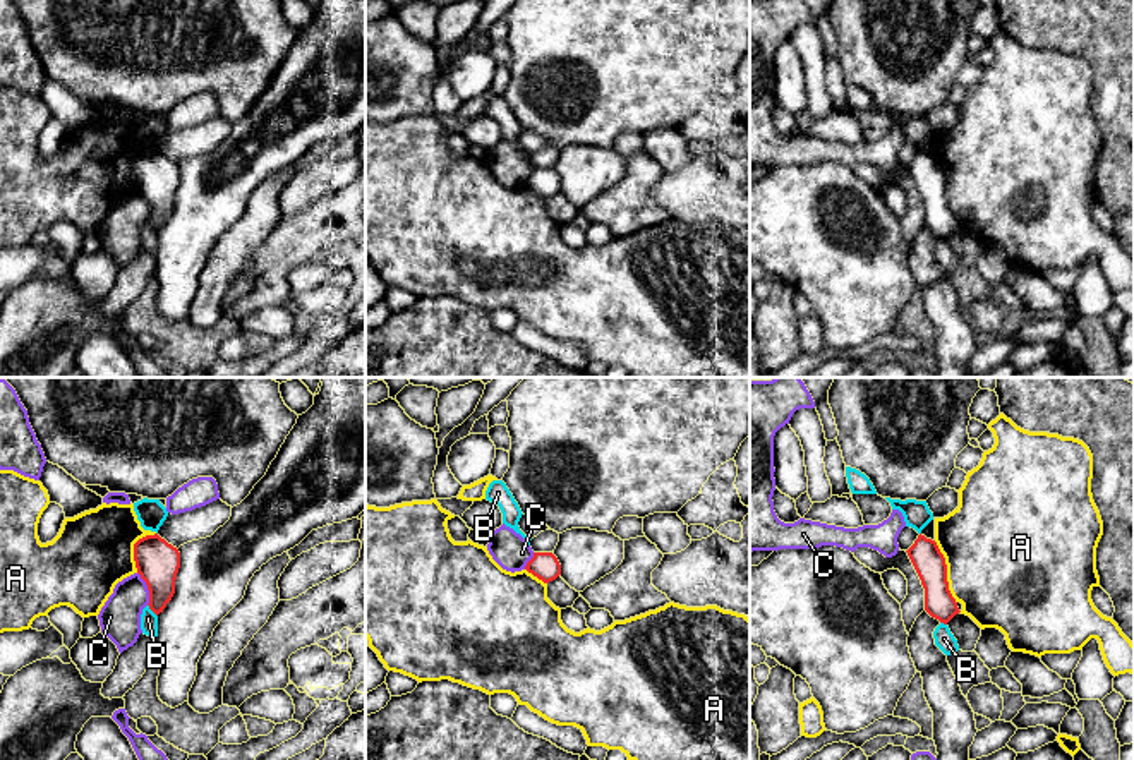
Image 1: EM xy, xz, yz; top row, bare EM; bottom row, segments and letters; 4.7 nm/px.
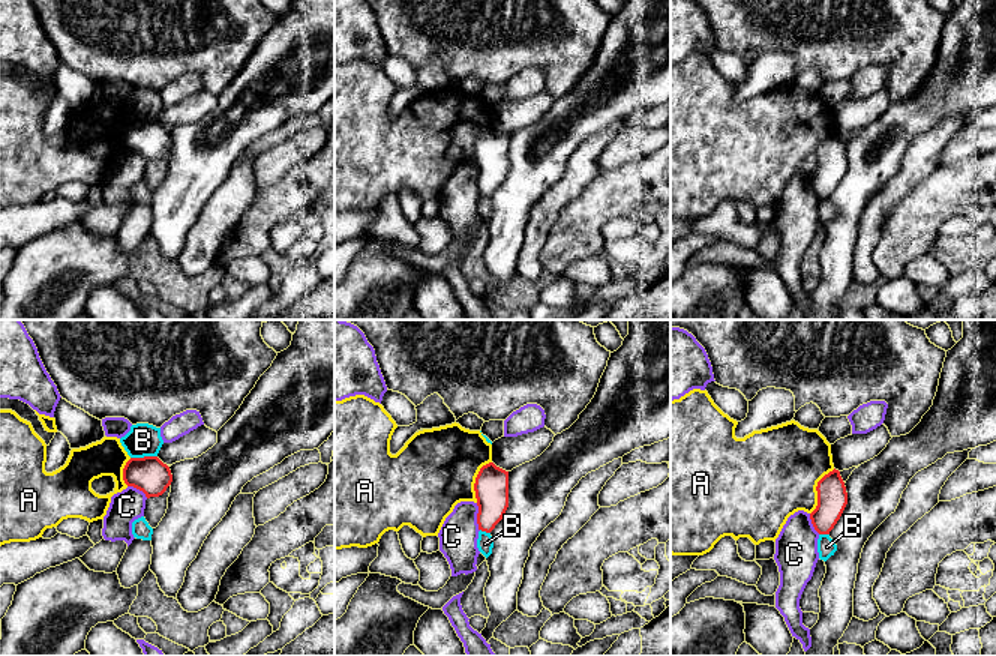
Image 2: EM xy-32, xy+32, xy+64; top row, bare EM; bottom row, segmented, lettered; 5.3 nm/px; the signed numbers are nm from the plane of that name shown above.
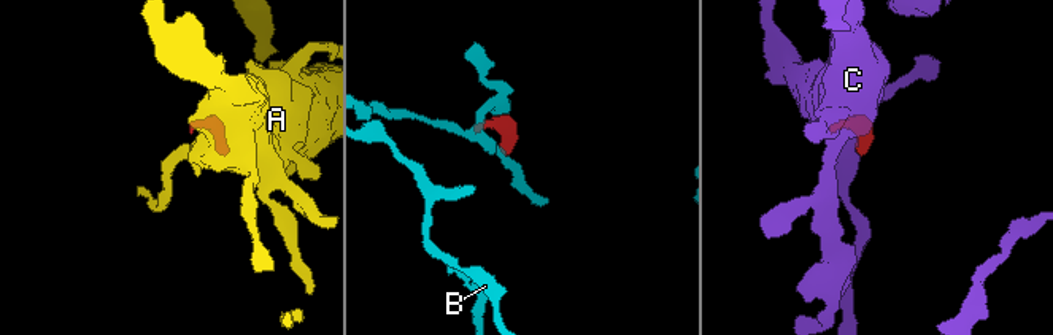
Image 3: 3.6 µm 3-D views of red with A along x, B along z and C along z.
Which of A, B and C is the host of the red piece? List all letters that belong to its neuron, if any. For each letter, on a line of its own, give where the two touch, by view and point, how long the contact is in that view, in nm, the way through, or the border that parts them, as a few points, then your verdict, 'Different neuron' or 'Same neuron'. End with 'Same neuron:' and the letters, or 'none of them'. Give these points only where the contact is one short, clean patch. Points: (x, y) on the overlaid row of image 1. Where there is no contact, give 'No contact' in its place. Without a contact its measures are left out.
A: Touches red at yz (946, 572). Shared border 320 nm. Boundary: yz (934, 541), (944, 558), (947, 589), (956, 603). Different neuron
B: Touches red at xy (151, 609). Shared border 80 nm. Different neuron
C: Touches red at xy (148, 589). Shared border 170 nm. Boundary: xy (138, 572), (148, 591), (148, 604). Different neuron
Same neuron: none of them

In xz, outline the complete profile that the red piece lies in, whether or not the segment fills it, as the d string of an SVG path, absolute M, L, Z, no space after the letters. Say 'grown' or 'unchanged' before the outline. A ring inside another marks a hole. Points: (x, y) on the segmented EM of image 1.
unchanged; M534 552L534 558L527 563L525 570L549 583L561 575L561 564L552 552Z

